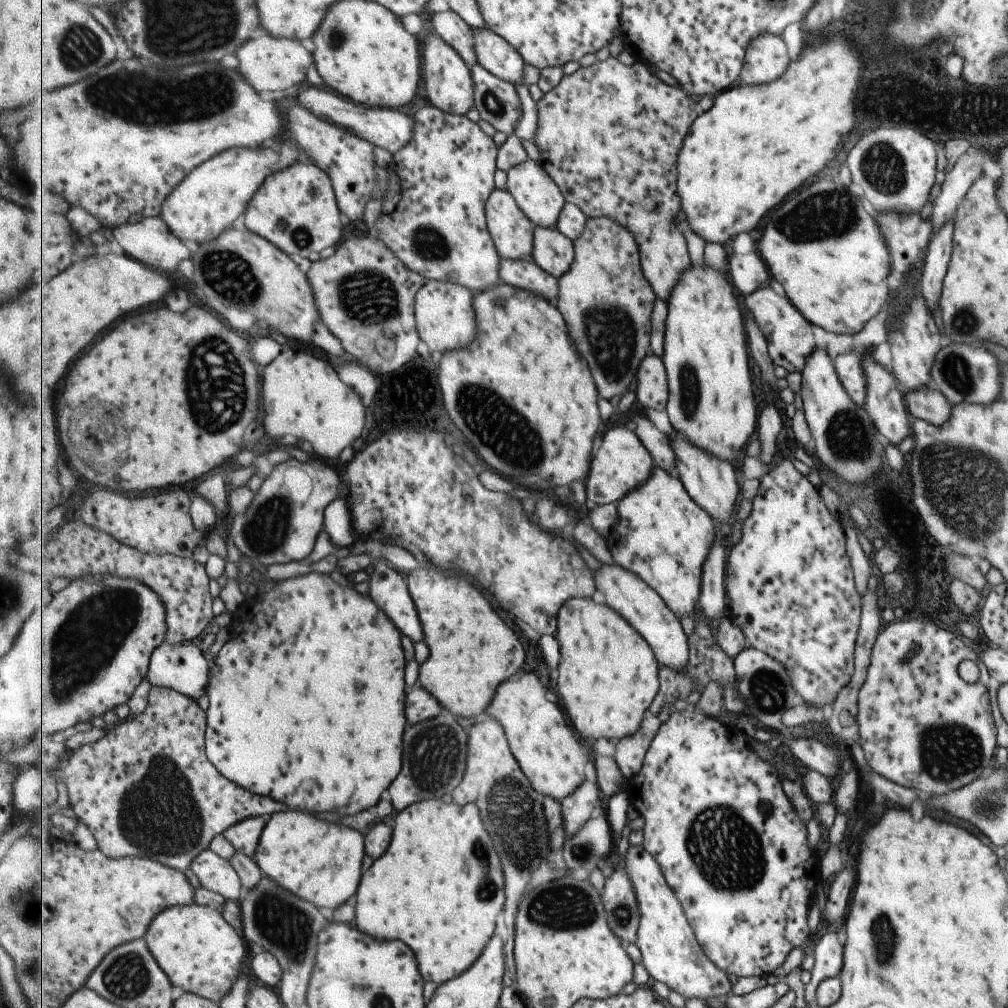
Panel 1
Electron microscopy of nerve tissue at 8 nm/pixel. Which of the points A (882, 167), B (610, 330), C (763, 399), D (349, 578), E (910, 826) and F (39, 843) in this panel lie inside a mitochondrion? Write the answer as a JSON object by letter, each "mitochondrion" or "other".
{"A":"mitochondrion","B":"mitochondrion","C":"other","D":"other","E":"other","F":"other"}

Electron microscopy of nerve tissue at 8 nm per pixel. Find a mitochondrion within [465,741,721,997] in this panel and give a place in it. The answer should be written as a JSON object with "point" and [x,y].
{"point":[519,822]}

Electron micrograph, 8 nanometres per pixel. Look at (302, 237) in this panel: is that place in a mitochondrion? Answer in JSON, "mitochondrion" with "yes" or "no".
{"mitochondrion":"yes"}

